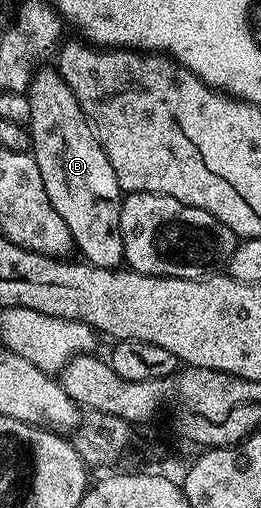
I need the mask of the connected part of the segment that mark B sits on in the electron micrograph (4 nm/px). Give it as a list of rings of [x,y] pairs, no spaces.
[[[37,68],[28,85],[30,99],[30,119],[28,132],[32,134],[32,158],[38,163],[38,171],[42,171],[42,183],[46,187],[46,195],[62,215],[66,227],[70,227],[73,246],[80,249],[79,256],[89,265],[97,265],[103,269],[115,269],[124,261],[122,247],[122,227],[120,226],[120,202],[122,190],[114,175],[114,167],[110,167],[110,159],[106,159],[106,151],[96,138],[96,130],[88,116],[82,111],[78,99],[74,99],[74,91],[62,79],[59,68]]]

